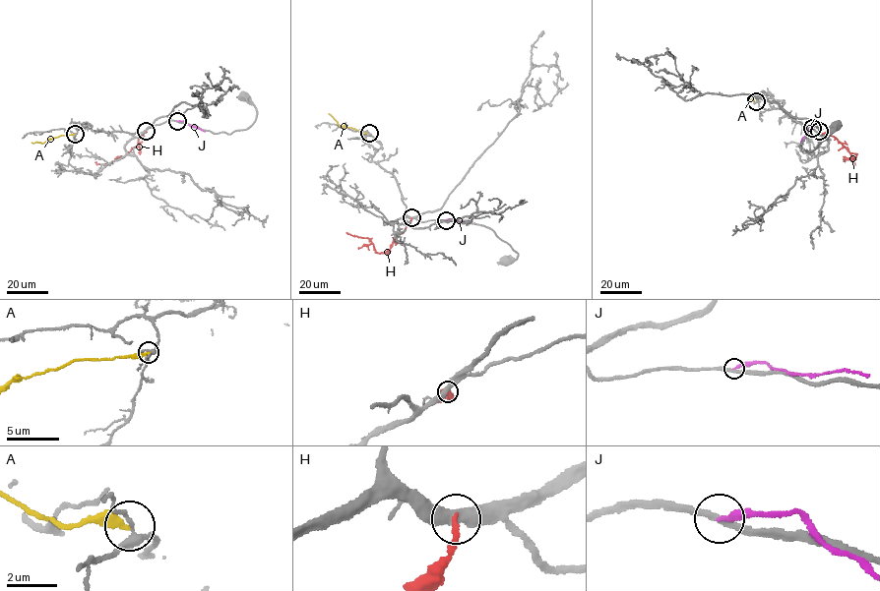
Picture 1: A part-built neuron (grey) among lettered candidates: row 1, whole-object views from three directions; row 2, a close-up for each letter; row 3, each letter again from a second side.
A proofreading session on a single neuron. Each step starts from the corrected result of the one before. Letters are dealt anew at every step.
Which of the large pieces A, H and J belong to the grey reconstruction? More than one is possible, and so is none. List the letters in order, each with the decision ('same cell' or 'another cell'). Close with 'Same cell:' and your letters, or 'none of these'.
A: another cell
H: another cell
J: another cell
Same cell: none of these

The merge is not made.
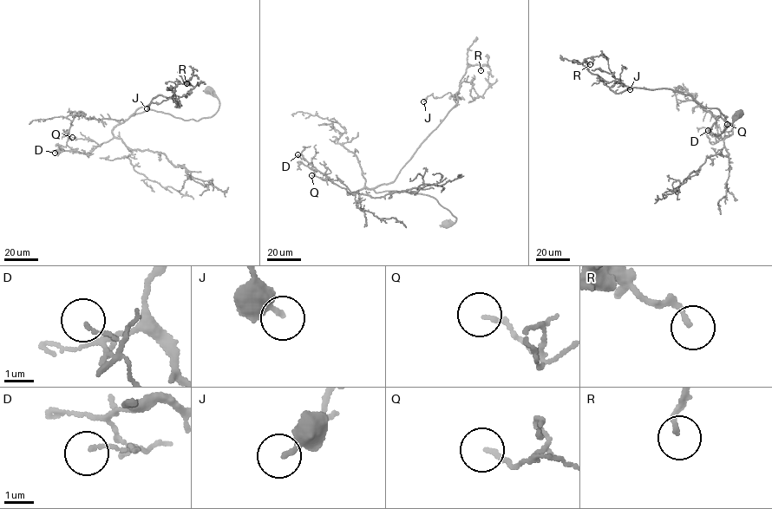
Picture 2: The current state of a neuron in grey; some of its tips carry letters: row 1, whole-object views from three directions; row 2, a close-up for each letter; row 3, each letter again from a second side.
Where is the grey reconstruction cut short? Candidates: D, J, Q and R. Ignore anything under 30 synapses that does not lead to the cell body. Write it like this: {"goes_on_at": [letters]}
{"goes_on_at": ["R"]}

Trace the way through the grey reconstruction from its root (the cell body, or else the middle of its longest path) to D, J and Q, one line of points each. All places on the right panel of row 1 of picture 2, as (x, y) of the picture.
D: (739, 113), (721, 133), (710, 134), (709, 131), (722, 114), (732, 127), (731, 134), (716, 141), (708, 130)
J: (739, 113), (710, 134), (716, 119), (727, 116), (719, 109), (670, 88), (610, 88), (616, 81), (630, 89)
Q: (739, 113), (721, 133), (709, 133), (722, 114), (732, 127), (731, 134), (723, 138), (727, 124)

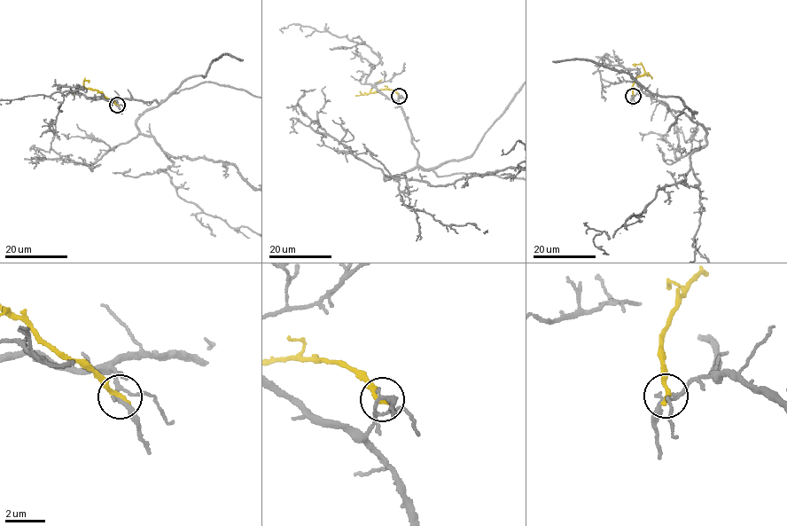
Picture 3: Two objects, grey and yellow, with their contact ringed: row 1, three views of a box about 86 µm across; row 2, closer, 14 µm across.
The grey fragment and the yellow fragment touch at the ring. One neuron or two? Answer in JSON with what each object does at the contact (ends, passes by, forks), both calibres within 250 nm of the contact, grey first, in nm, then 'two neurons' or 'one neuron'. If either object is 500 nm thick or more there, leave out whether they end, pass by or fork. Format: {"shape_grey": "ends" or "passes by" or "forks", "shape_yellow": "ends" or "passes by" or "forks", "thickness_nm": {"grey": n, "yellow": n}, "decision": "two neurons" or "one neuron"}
{"shape_grey": "forks", "shape_yellow": "ends", "thickness_nm": {"grey": 170, "yellow": 280}, "decision": "two neurons"}

